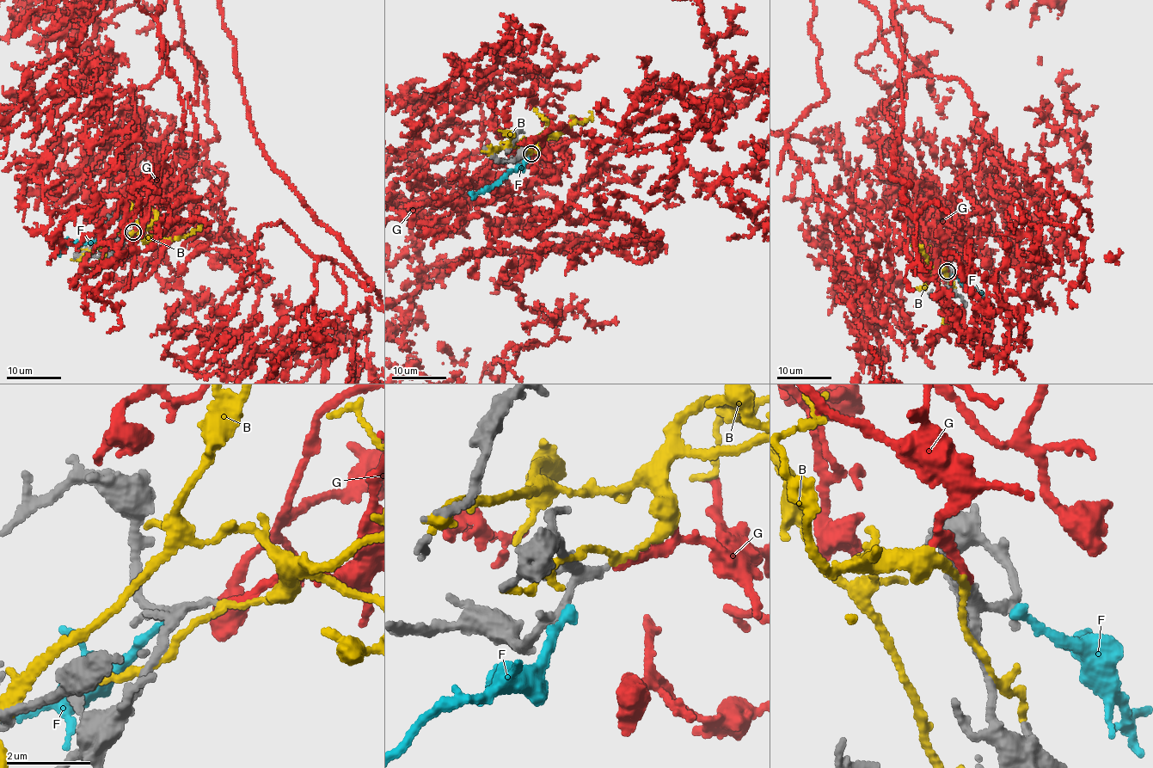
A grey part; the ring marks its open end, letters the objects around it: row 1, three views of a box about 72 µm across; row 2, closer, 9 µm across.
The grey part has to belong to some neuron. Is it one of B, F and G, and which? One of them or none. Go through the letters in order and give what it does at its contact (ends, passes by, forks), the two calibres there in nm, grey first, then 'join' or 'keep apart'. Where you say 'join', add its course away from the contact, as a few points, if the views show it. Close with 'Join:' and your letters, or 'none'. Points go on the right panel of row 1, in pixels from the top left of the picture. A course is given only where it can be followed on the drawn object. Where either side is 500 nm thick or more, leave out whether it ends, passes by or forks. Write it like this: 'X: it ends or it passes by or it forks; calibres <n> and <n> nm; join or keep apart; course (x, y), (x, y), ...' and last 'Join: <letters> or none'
B: it passes by; calibres 160 and 110 nm; keep apart
F: it ends; calibres 180 and 240 nm; keep apart
G: it ends; calibres 140 and 170 nm; join
Join: G

